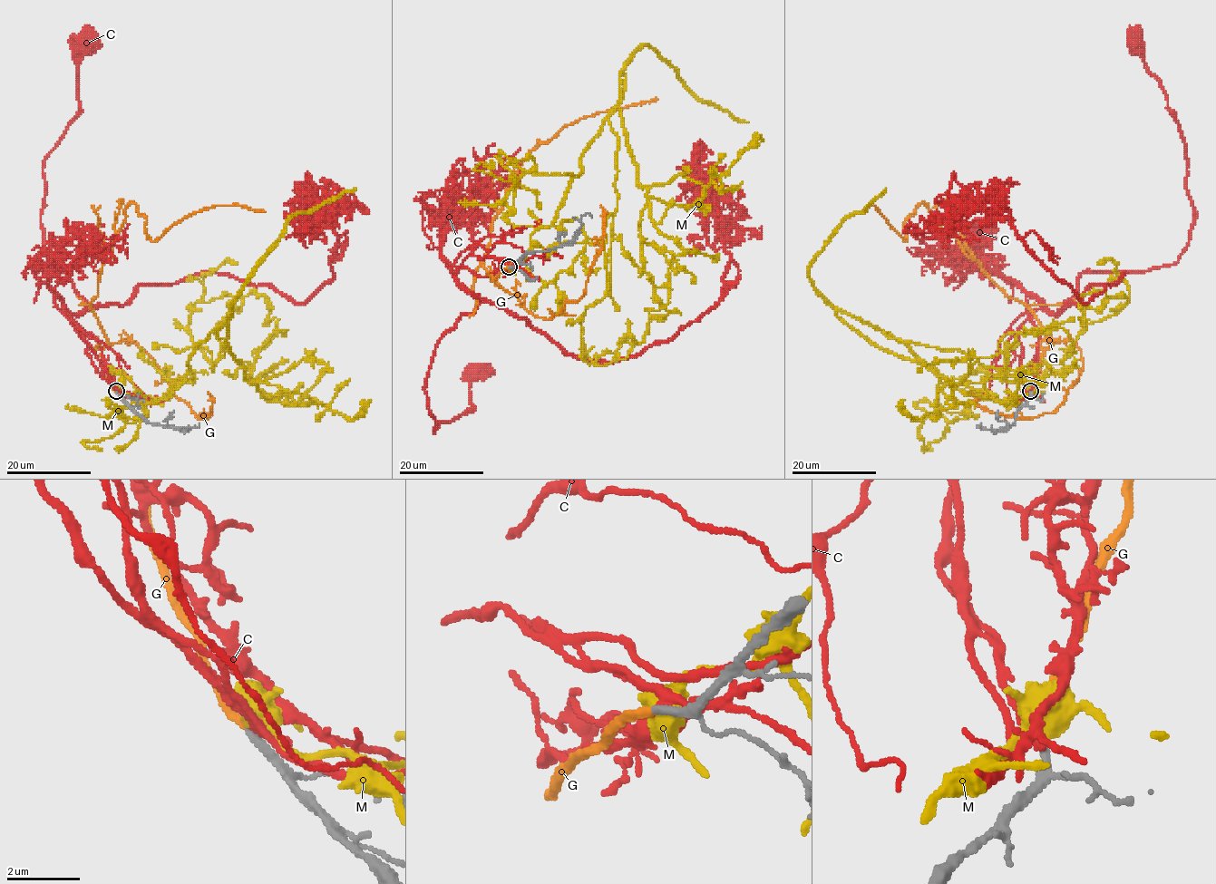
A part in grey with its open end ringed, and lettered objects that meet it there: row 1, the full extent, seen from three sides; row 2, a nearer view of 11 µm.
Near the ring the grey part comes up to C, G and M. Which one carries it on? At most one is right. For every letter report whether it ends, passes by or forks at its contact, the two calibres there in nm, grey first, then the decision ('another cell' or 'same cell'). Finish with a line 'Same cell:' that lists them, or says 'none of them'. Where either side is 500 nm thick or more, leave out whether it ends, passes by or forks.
C: it forks there; 280 nm thick on the grey side, 240 nm on the other; another cell
G: it ends there; 240 nm thick on the grey side, 220 nm on the other; same cell
M: it forks there; 260 nm thick on the grey side, 440 nm on the other; another cell
Same cell: G

